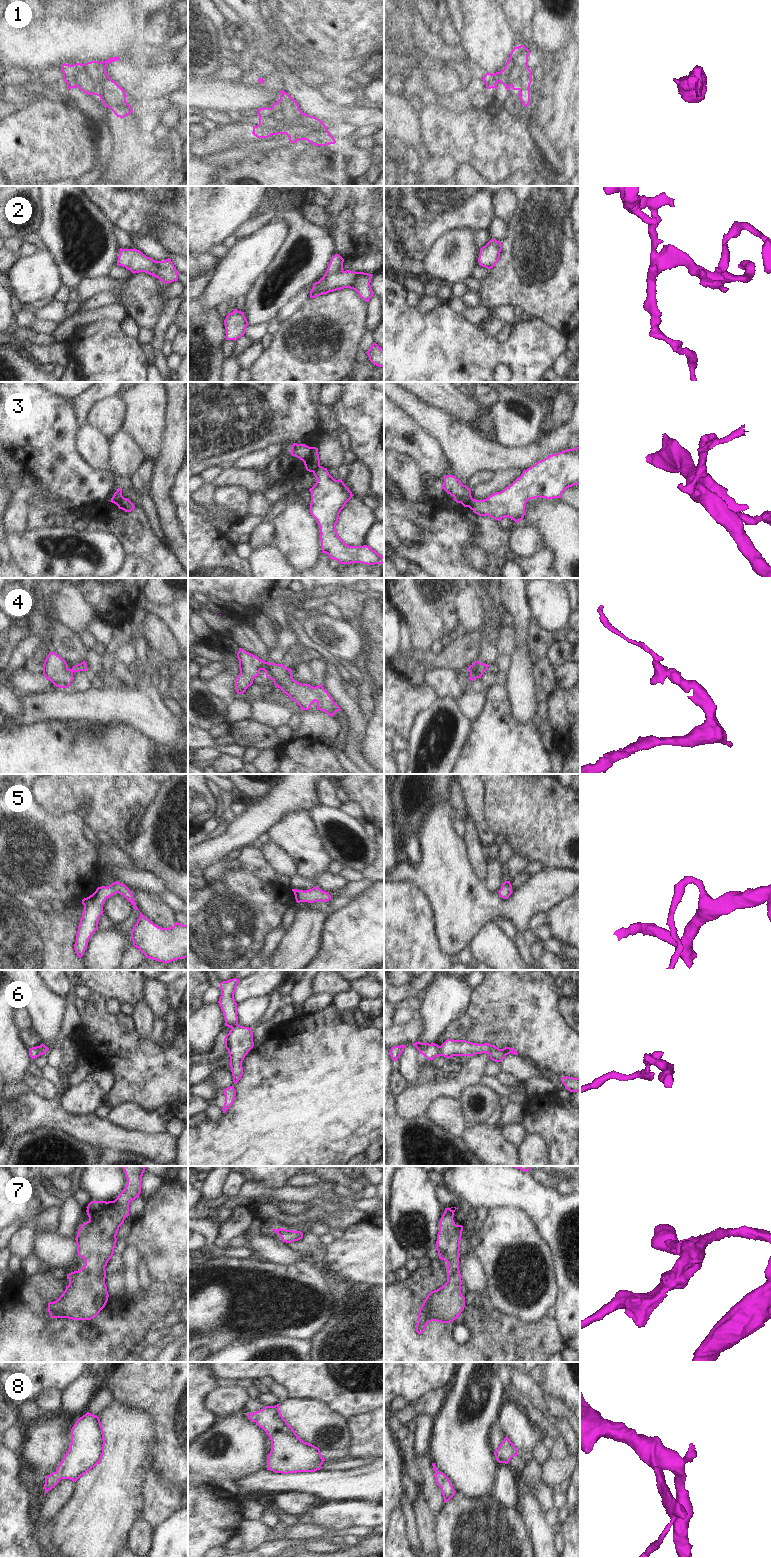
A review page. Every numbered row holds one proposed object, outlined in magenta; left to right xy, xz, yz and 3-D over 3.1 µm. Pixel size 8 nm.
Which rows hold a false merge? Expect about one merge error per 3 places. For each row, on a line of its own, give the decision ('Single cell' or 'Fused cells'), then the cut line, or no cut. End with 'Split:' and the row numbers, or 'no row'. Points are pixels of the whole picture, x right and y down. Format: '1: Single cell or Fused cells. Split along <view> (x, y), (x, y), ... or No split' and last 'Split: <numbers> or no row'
1: Single cell. No split
2: Single cell. No split
3: Fused cells. Split along yz (472, 498), (467, 506)
4: Fused cells. Split along xz (269, 663), (265, 671)
5: Single cell. No split
6: Fused cells. Split along yz (439, 1046), (441, 1055)
7: Single cell. No split
8: Single cell. No split
Split: 3, 4, 6

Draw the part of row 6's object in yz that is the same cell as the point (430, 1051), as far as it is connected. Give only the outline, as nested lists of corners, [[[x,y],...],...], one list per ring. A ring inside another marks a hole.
[[[420,1041],[413,1044],[420,1054],[424,1055],[427,1060],[433,1060],[435,1057],[441,1056],[440,1046],[435,1043],[422,1043]]]

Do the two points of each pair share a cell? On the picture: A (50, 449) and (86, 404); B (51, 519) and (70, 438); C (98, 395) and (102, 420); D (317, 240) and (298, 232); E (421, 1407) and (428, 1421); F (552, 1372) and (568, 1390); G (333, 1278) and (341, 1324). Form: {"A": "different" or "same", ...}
{"A": "different", "B": "different", "C": "different", "D": "same", "E": "different", "F": "same", "G": "same"}

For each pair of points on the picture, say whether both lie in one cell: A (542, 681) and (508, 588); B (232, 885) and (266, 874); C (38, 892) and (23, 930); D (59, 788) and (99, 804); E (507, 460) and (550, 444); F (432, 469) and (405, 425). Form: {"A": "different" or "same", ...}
{"A": "different", "B": "different", "C": "different", "D": "same", "E": "same", "F": "same"}

